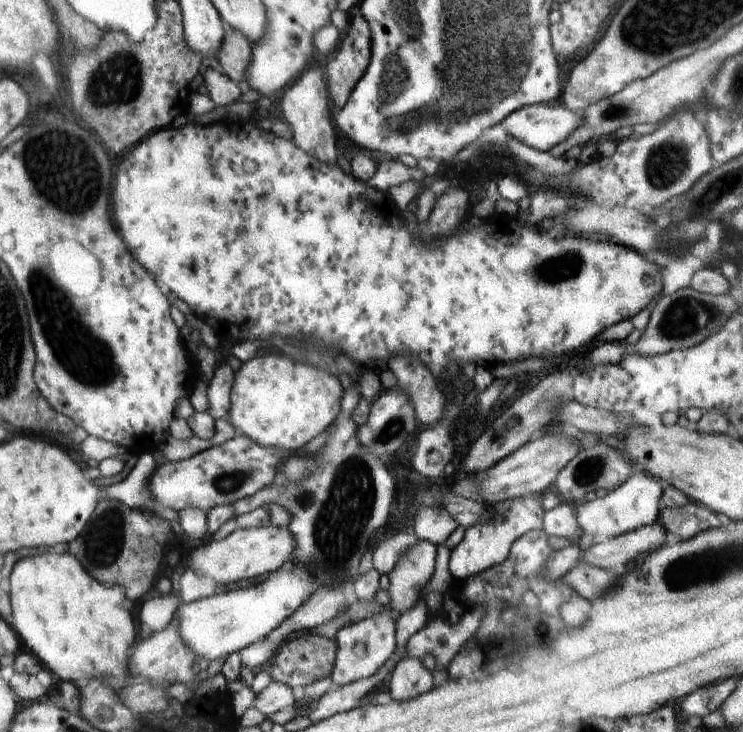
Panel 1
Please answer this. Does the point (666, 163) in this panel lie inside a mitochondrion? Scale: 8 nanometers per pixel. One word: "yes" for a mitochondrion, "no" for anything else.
yes

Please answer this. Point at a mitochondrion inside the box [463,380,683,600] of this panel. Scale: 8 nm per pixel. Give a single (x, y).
(587, 473)

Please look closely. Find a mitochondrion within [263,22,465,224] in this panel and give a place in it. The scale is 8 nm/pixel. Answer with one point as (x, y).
(393, 73)

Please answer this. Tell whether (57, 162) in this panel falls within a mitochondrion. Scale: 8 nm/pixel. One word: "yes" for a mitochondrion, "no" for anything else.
yes

